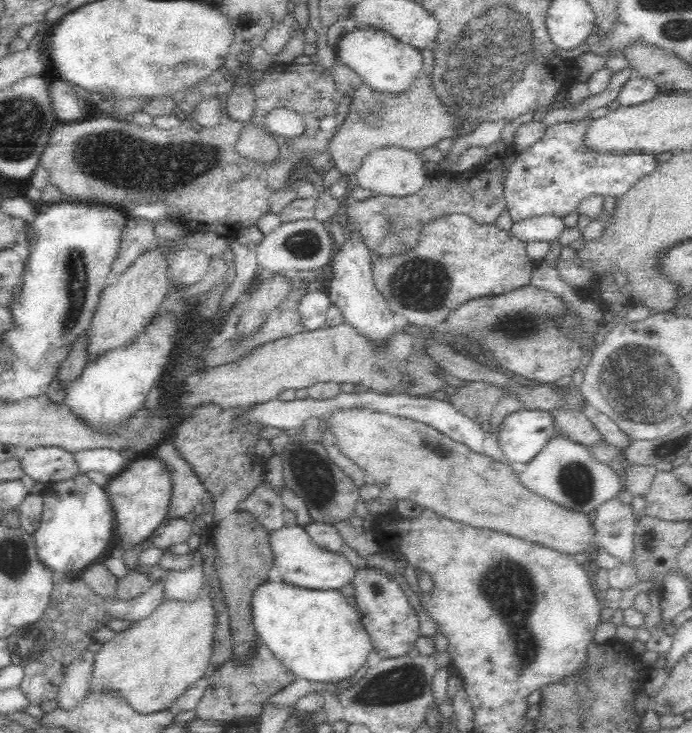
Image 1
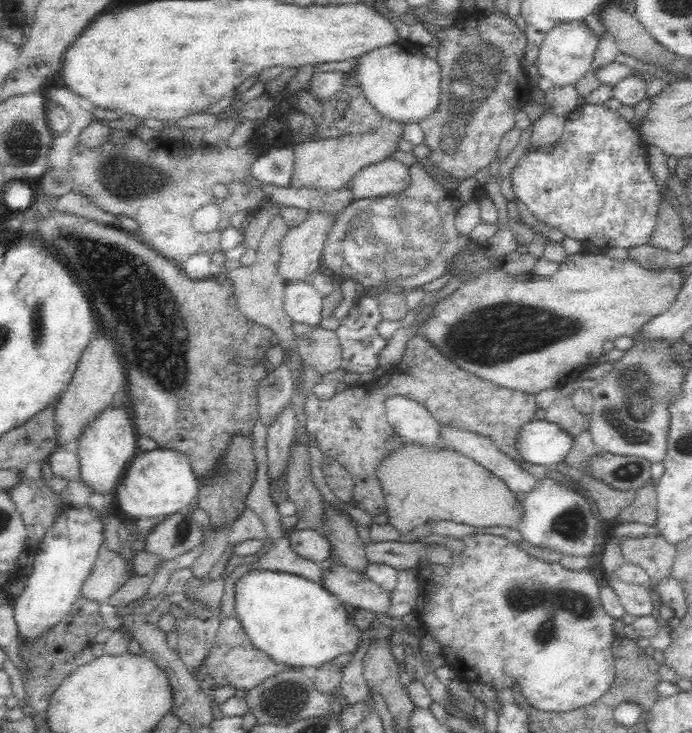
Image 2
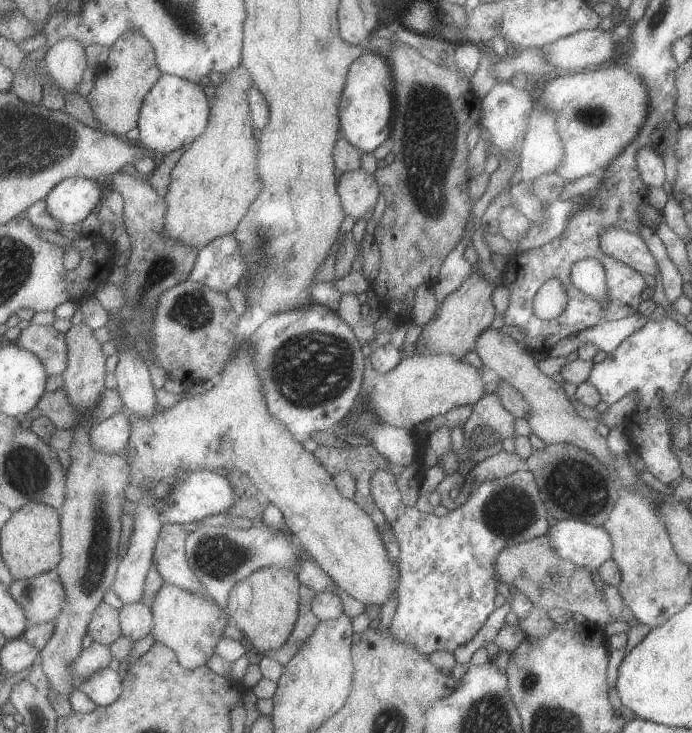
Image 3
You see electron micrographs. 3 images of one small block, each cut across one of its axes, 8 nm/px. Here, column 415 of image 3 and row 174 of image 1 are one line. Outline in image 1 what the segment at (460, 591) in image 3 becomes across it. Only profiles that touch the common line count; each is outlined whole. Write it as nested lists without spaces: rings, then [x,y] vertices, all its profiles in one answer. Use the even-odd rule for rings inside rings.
[[[586,116],[580,120],[551,124],[543,138],[524,149],[509,172],[503,196],[513,222],[551,214],[566,218],[579,214],[582,200],[590,196],[603,199],[612,196],[620,200],[644,176],[650,176],[658,166],[654,155],[642,153],[600,153],[589,148],[586,132],[593,122]]]

